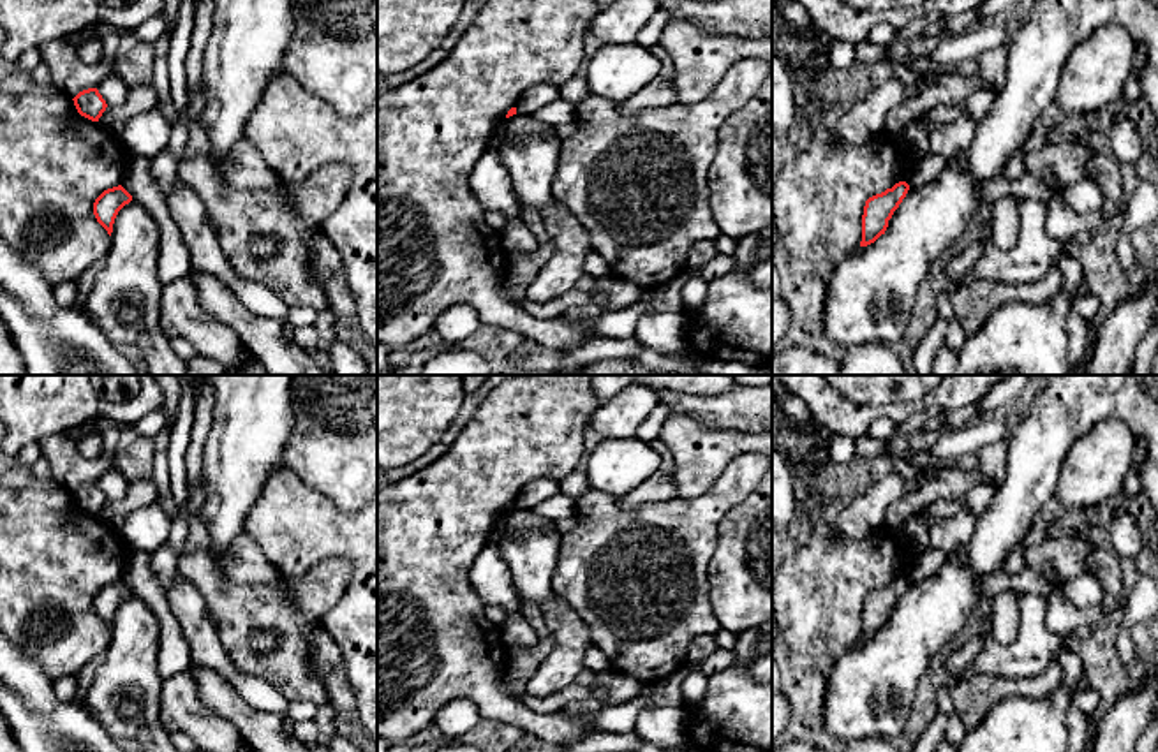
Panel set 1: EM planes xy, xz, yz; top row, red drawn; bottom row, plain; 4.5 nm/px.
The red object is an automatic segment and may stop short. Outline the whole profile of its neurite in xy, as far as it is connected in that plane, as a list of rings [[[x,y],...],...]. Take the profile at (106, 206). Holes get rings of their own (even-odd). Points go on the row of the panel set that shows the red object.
[[[113,187],[104,190],[93,203],[93,215],[97,222],[108,231],[111,236],[113,224],[118,211],[132,201],[132,195],[122,187]]]

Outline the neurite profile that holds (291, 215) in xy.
[[[199,155],[178,162],[178,178],[201,197],[240,276],[263,284],[287,306],[328,310],[326,291],[310,264],[310,238],[344,201],[353,181],[347,164],[324,164],[294,188],[278,180],[278,190],[240,190],[220,183],[208,155]],[[259,236],[278,241],[277,254],[263,262],[250,254]]]

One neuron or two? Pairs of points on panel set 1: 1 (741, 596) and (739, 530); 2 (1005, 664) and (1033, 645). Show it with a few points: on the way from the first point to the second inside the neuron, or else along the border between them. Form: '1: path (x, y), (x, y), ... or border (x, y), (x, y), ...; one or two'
1: path (741, 580), (741, 546); one
2: path (1012, 661), (1026, 652); one

